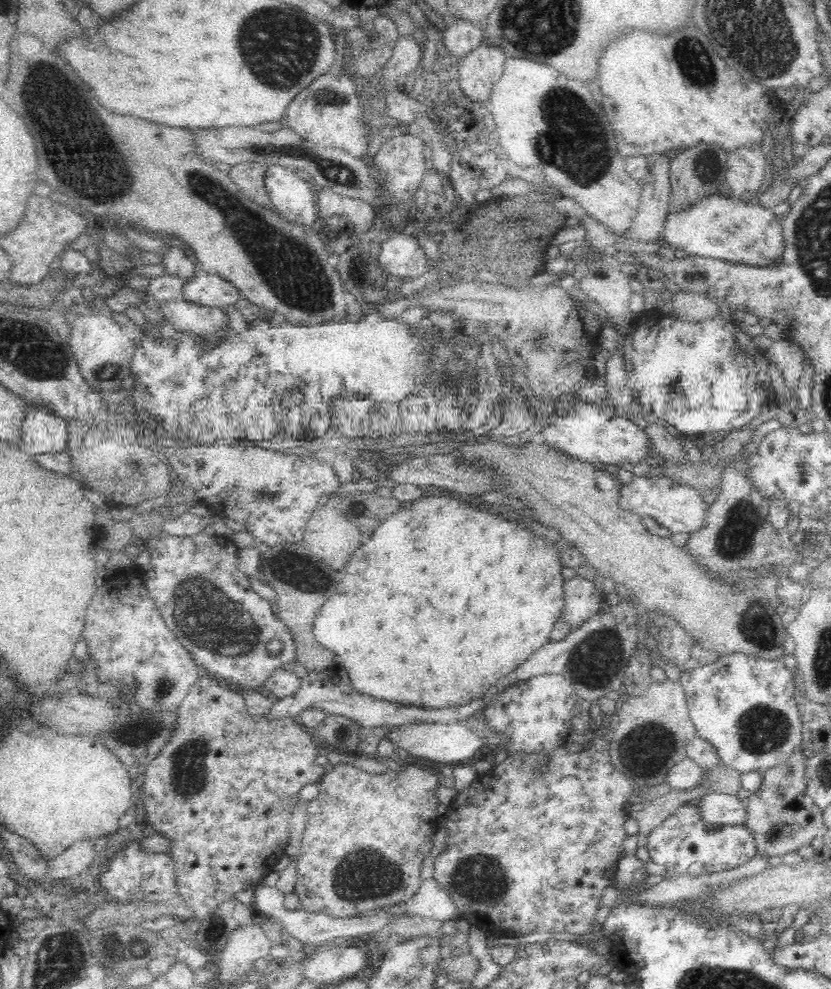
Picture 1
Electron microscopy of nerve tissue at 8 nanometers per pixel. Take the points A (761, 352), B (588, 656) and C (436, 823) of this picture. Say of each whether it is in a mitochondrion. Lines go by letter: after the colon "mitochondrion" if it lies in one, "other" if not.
A: other
B: mitochondrion
C: other

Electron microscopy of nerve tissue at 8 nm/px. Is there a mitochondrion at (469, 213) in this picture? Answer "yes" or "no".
no

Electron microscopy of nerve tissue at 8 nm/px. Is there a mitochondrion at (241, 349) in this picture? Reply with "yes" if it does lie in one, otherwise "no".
no

